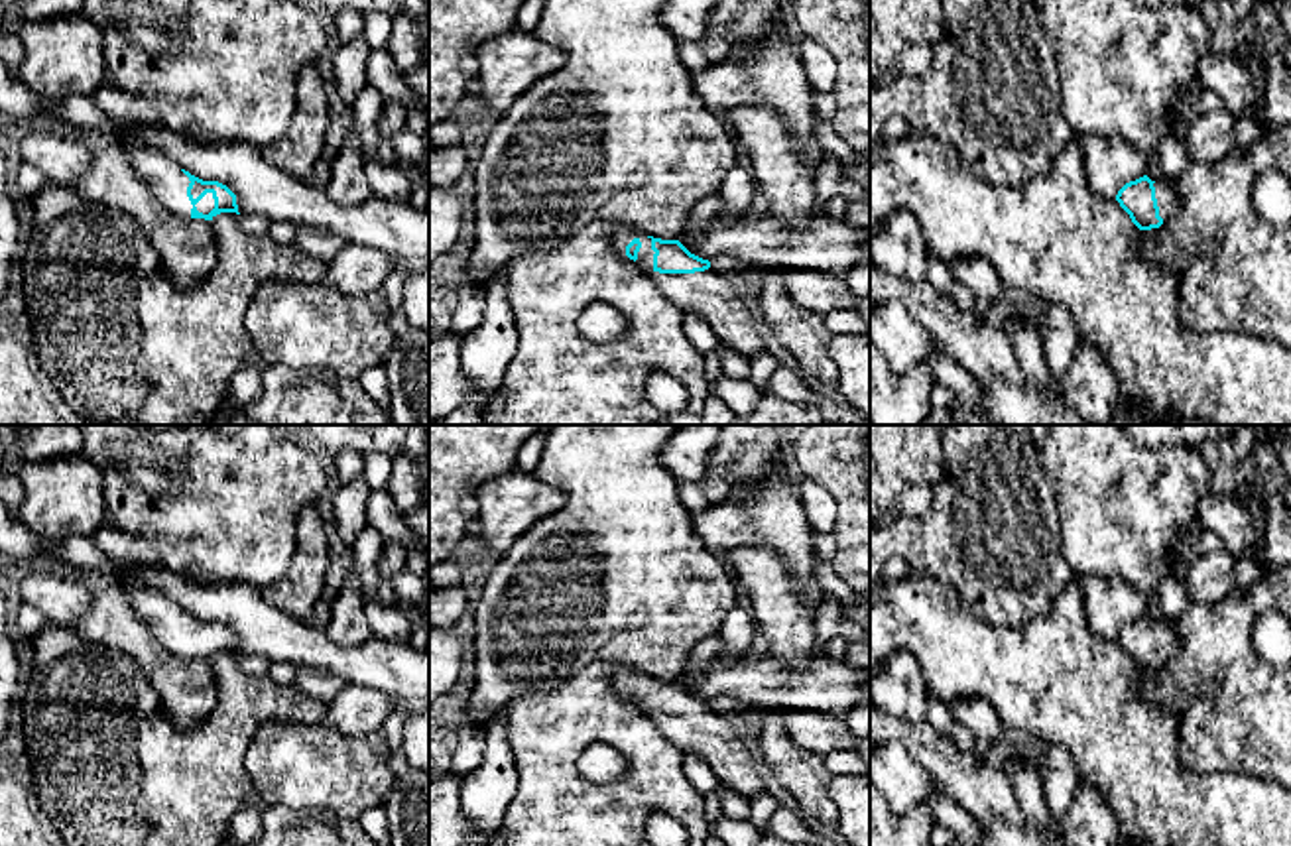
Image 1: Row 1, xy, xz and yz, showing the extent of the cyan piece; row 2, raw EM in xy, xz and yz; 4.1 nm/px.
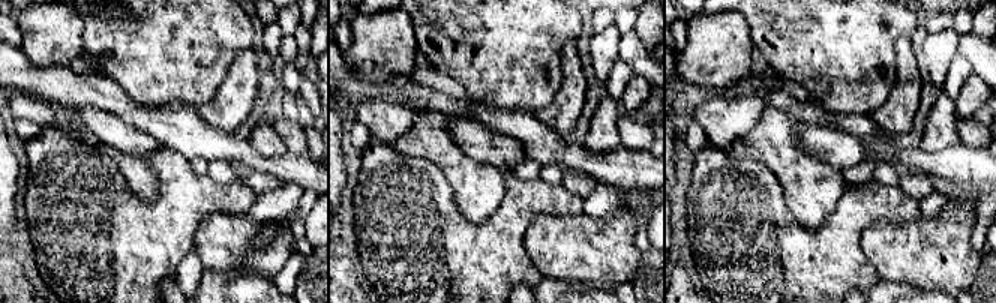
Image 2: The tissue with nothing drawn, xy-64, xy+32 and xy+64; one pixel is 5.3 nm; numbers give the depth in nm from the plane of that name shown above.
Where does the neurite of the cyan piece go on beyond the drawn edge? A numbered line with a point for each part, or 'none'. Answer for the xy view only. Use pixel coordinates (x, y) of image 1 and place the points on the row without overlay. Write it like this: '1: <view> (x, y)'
1: xy (166, 622)

